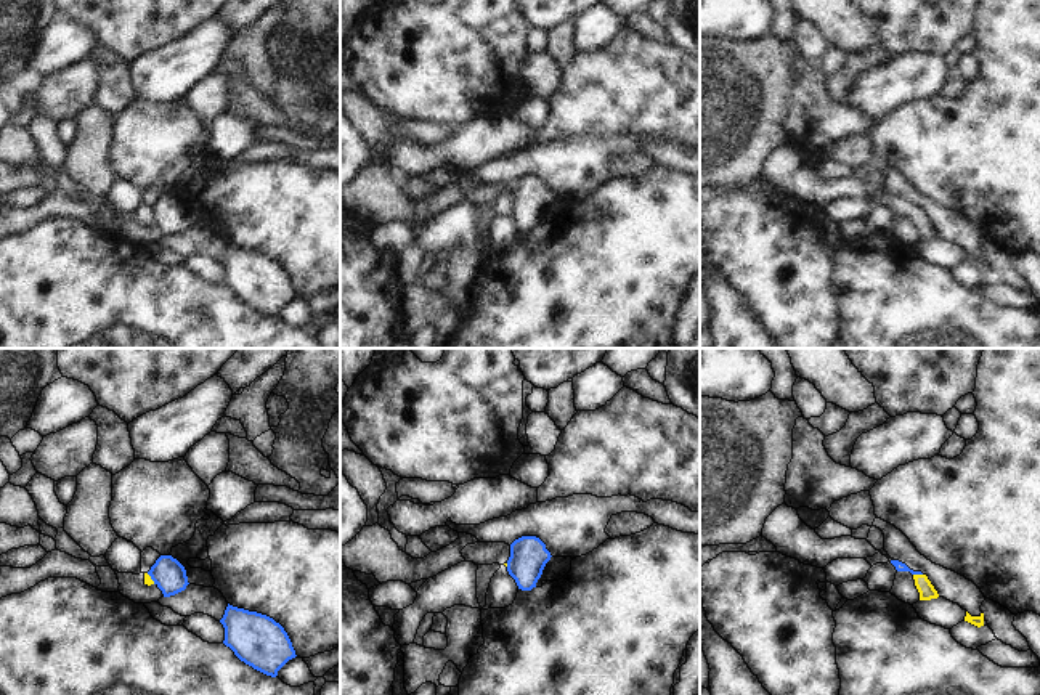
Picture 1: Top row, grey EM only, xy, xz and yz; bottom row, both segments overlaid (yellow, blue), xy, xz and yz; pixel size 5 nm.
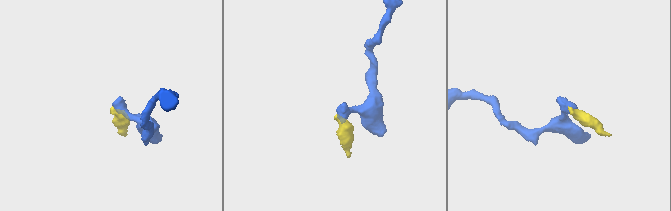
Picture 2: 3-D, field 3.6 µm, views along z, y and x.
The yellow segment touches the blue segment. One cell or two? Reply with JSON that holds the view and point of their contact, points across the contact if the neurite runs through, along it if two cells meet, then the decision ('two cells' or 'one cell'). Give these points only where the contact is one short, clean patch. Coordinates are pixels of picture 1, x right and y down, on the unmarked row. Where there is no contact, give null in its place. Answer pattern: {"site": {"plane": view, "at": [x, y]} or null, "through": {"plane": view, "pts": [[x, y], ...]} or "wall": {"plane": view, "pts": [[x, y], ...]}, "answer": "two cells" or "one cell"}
{"site": {"plane": "yz", "at": [918, 215]}, "wall": {"plane": "yz", "pts": [[914, 214], [922, 215]]}, "answer": "two cells"}

